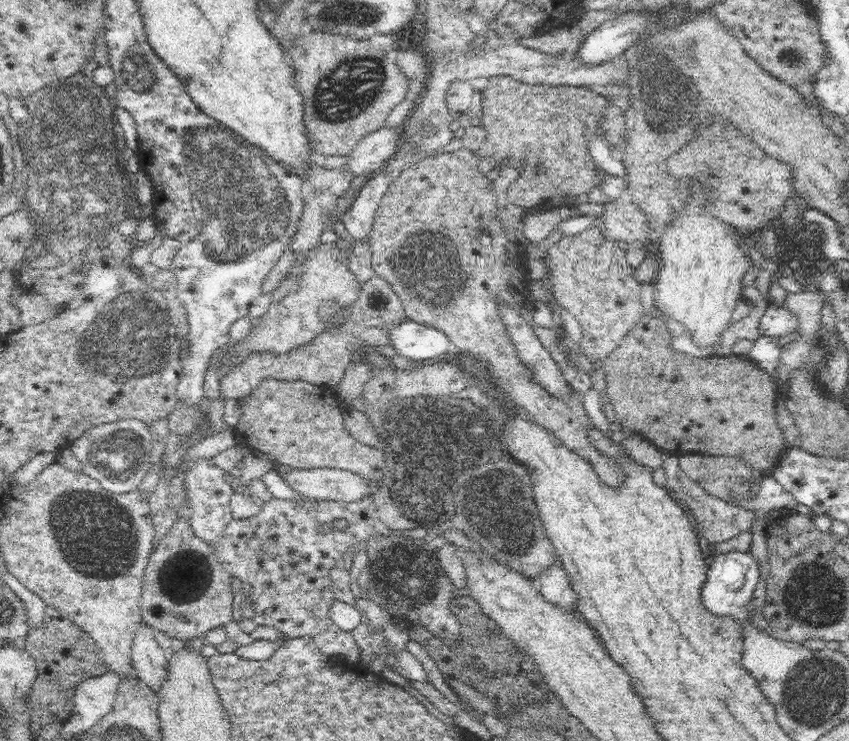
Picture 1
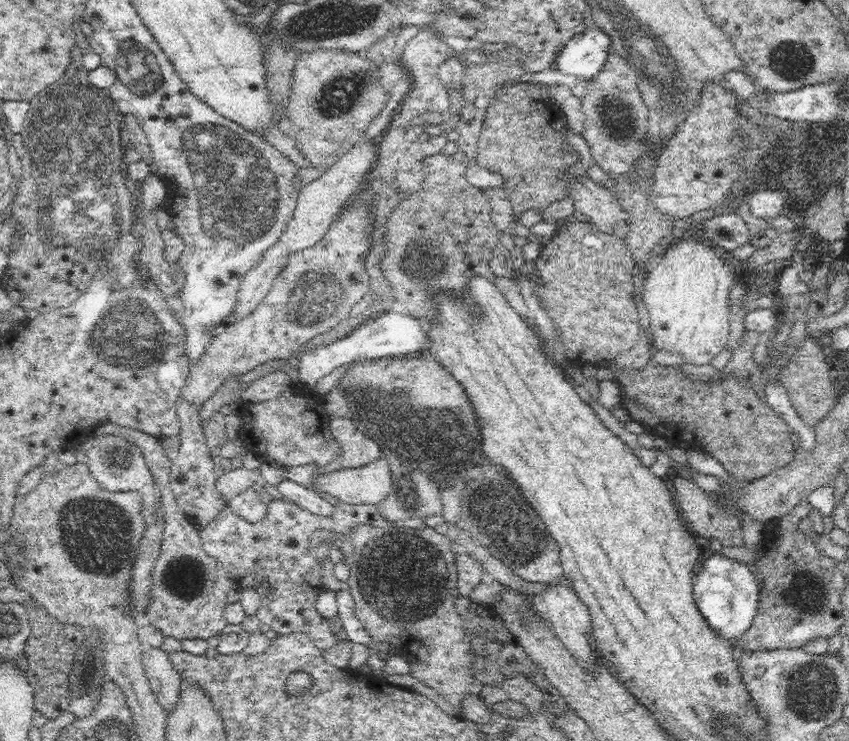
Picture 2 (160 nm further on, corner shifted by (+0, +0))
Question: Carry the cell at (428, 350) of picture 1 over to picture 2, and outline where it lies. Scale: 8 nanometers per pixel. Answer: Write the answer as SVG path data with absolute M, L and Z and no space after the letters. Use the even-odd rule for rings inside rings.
M383 311L372 319L367 317L362 324L357 325L352 332L331 344L317 345L314 348L304 349L299 354L298 362L299 380L303 386L313 388L326 374L336 370L343 365L363 360L376 360L386 357L400 357L409 352L427 352L427 332L424 332L417 318L405 315L403 312Z

